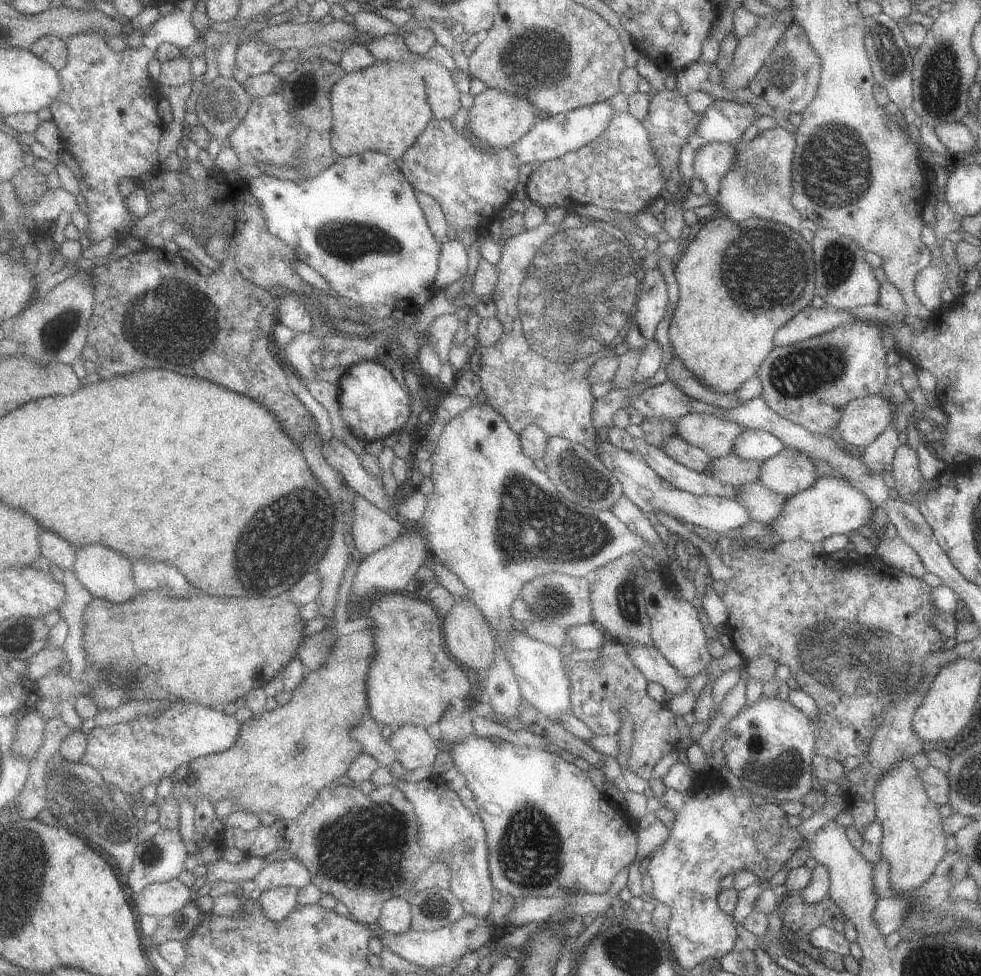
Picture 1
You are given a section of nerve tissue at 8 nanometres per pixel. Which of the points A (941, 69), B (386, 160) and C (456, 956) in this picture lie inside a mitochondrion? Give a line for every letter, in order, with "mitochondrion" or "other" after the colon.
A: mitochondrion
B: other
C: other

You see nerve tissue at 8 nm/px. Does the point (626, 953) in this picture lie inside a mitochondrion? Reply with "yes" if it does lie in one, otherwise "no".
yes

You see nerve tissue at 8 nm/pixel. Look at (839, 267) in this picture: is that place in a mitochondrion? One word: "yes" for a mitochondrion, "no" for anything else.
yes

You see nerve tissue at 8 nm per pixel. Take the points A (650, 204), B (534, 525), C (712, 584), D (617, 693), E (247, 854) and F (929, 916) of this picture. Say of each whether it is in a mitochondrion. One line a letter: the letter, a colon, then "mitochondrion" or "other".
A: other
B: mitochondrion
C: other
D: mitochondrion
E: other
F: mitochondrion

